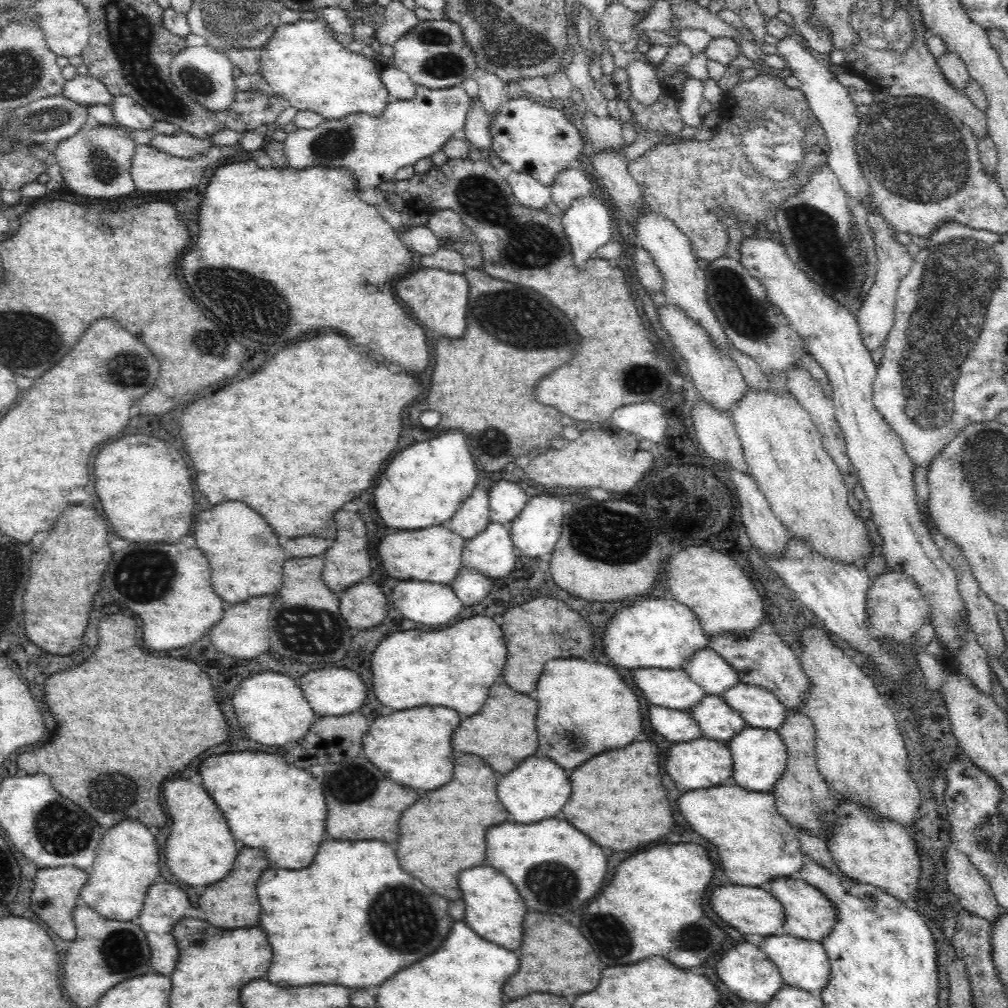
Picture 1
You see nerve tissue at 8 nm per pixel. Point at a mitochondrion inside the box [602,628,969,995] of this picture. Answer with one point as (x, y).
(694, 938)

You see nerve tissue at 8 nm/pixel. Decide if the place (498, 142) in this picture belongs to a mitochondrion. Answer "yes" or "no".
no

